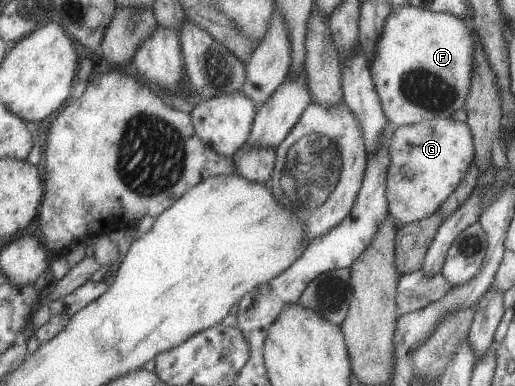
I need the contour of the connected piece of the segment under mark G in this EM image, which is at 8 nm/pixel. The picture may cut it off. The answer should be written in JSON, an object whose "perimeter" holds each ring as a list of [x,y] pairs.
{"perimeter":[[[430,119],[413,125],[399,126],[394,129],[388,141],[389,163],[385,178],[385,195],[389,217],[400,225],[411,223],[439,210],[458,182],[466,174],[470,162],[475,160],[472,133],[462,120]]]}

